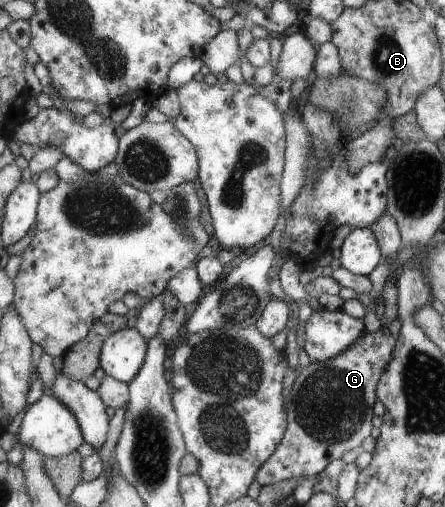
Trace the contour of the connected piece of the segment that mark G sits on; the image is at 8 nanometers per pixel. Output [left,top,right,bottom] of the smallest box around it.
[254,319,399,486]

